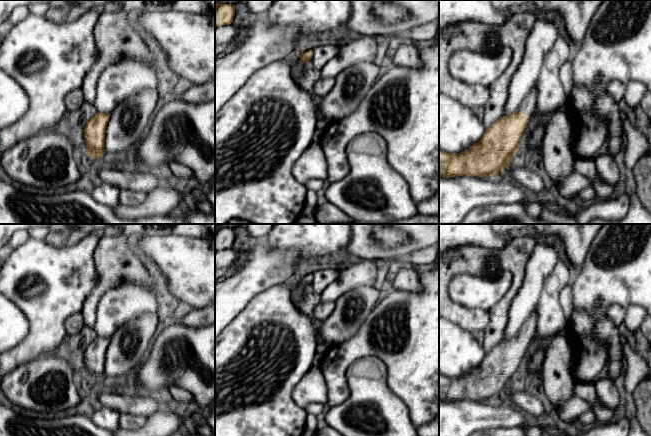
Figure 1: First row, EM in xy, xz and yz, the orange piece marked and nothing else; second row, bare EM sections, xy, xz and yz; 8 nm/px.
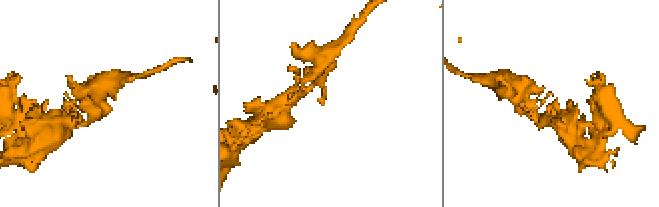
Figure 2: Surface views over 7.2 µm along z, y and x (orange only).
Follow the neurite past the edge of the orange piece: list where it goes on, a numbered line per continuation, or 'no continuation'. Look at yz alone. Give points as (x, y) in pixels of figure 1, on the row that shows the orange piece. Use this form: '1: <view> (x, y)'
1: yz (528, 105)

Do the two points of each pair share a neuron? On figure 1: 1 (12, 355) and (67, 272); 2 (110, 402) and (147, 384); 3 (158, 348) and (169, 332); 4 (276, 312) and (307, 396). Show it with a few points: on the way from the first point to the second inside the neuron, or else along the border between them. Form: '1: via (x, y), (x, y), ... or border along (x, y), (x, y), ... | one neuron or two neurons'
1: via (34, 339), (47, 326), (47, 294) | one neuron
2: border along (132, 390), (156, 396) | two neurons
3: via (162, 344), (169, 336) | one neuron
4: border along (312, 365), (292, 393), (292, 399), (295, 403) | two neurons

